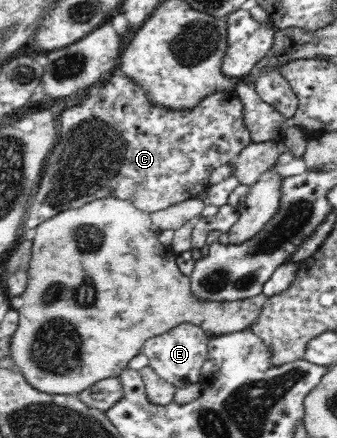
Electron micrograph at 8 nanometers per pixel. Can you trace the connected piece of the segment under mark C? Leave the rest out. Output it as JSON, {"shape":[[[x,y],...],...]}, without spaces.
{"shape":[[[112,75],[112,79],[110,79],[96,95],[88,97],[86,101],[82,101],[80,105],[76,105],[76,107],[72,107],[72,109],[66,109],[66,111],[62,111],[62,113],[57,113],[57,125],[60,125],[60,129],[58,129],[54,149],[52,149],[48,161],[46,161],[44,175],[42,175],[42,181],[40,181],[40,185],[38,185],[38,193],[34,195],[34,199],[30,201],[30,205],[28,205],[28,209],[26,209],[26,227],[28,227],[28,229],[38,227],[38,223],[42,223],[42,221],[54,217],[56,213],[60,213],[60,211],[78,209],[80,206],[86,205],[90,201],[102,198],[128,200],[138,209],[148,213],[166,209],[170,205],[186,201],[187,199],[196,198],[199,193],[202,193],[202,191],[210,186],[210,175],[212,175],[212,171],[214,171],[216,167],[233,162],[235,157],[238,157],[240,151],[252,143],[248,128],[246,128],[246,124],[244,123],[243,103],[237,98],[234,90],[216,92],[211,96],[205,97],[194,109],[188,110],[187,112],[184,112],[184,110],[176,112],[148,103],[144,90],[138,85],[135,85],[134,81],[124,75]]]}

